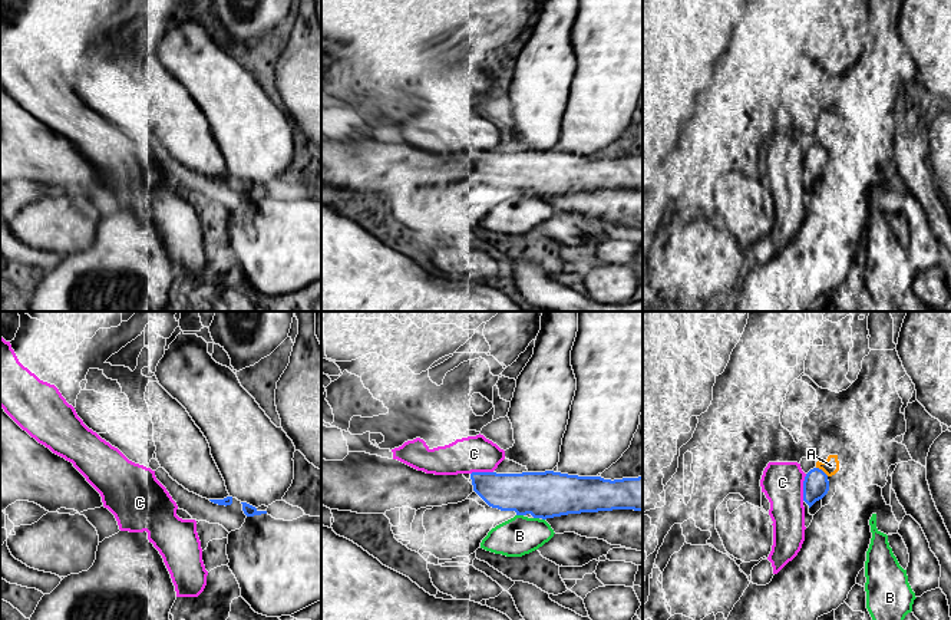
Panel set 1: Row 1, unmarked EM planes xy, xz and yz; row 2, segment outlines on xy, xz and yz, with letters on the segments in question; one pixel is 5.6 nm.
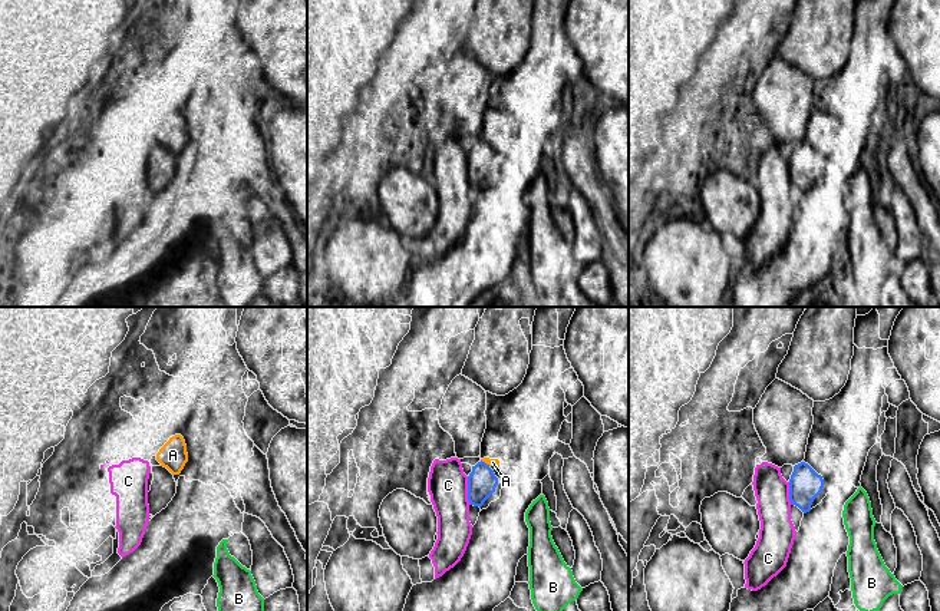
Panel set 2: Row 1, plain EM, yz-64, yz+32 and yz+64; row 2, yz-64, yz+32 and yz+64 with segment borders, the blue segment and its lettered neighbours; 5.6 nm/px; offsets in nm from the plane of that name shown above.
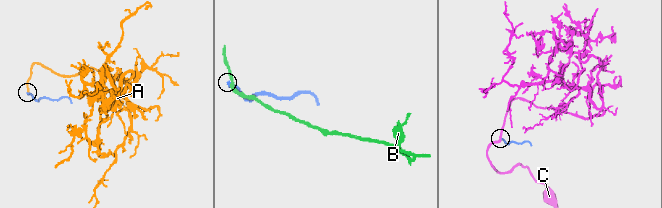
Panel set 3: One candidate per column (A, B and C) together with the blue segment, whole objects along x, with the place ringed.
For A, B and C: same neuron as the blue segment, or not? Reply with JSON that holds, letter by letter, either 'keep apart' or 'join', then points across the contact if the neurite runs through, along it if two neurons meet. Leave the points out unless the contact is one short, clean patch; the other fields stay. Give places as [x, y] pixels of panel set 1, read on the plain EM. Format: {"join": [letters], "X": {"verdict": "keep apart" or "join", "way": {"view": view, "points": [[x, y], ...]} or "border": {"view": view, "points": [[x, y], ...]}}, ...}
{"join": [], "A": {"verdict": "keep apart"}, "B": {"verdict": "keep apart", "border": {"view": "xz", "points": [[517, 193], [522, 194]]}}, "C": {"verdict": "keep apart"}}

